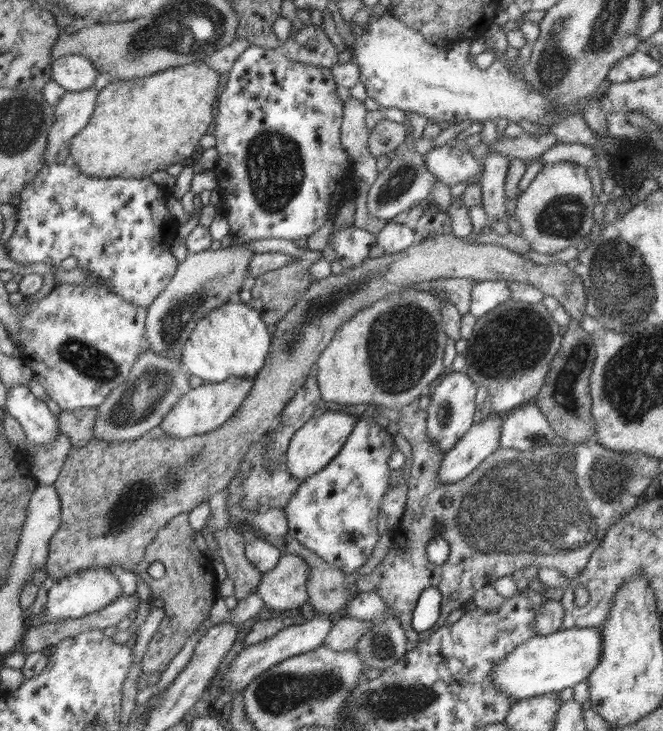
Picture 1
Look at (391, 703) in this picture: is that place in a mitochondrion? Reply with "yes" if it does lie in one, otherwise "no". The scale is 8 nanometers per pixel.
yes

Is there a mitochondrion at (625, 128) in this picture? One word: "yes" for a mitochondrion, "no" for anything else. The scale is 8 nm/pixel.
no

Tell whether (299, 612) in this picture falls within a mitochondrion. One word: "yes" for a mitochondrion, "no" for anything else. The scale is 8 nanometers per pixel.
no

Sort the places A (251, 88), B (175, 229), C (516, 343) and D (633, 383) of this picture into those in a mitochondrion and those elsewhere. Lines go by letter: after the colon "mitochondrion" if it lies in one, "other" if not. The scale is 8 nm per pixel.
A: other
B: other
C: mitochondrion
D: mitochondrion

